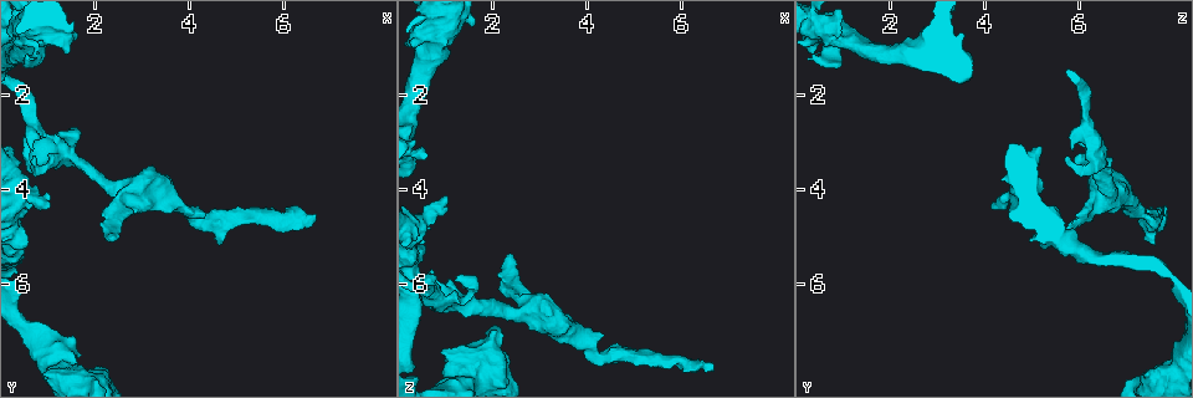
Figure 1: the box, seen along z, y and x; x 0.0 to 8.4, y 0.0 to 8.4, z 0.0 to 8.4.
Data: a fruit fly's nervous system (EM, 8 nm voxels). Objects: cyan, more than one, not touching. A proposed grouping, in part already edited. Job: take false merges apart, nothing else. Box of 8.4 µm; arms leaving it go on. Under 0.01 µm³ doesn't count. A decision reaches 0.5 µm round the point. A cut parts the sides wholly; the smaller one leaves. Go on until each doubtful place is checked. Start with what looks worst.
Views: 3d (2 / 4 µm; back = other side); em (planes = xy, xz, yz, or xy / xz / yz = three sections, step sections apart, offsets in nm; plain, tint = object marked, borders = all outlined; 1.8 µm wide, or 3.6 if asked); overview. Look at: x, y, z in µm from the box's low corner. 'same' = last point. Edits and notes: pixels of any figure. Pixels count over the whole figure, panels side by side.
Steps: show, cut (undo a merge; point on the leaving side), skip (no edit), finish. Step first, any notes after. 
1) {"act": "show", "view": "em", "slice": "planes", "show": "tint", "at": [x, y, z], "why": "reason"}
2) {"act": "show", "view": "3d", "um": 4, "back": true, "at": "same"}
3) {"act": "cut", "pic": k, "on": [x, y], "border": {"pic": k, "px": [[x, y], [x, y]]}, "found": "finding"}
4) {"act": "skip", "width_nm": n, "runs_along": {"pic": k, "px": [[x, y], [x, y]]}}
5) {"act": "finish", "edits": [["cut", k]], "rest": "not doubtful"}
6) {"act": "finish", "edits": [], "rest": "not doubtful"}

{"act": "show", "view": "3d", "um": 4, "back": true, "at": [0.85, 0.90, 0.75]}

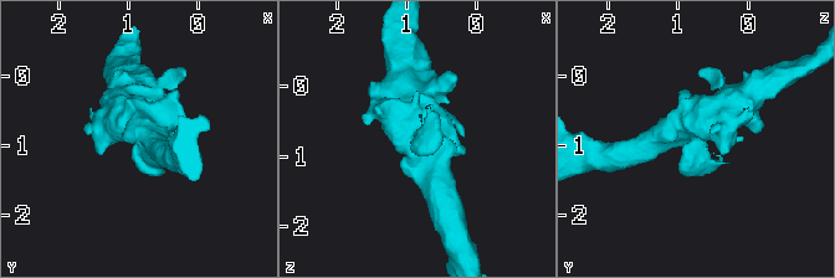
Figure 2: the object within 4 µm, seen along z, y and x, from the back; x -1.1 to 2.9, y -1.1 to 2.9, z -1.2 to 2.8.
{"act": "show", "view": "em", "slice": "planes", "show": "tint", "at": [0.85, 0.90, 0.70]}

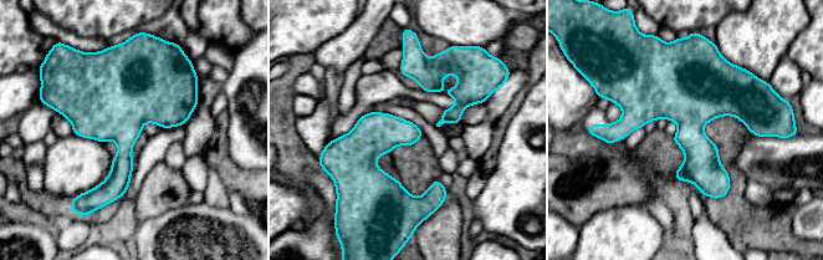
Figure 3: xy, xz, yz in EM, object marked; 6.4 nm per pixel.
{"act": "skip", "found": "all the same neuron"}

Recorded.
{"act": "show", "view": "em", "slice": "planes", "show": "borders", "at": [0.70, 2.75, 6.20], "why": "arms part here"}

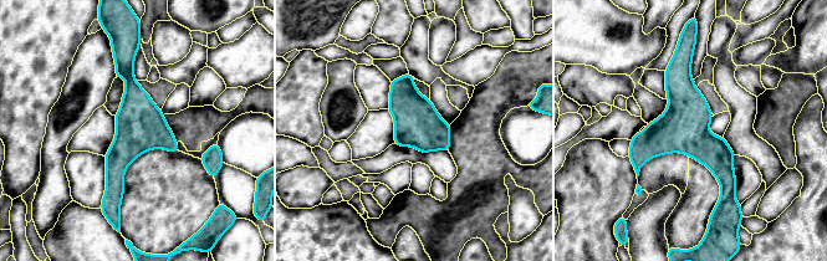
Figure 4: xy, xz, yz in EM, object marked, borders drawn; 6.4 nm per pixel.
{"act": "skip", "runs_along": {"pic": 4, "px": [[129, 56], [117, 203]]}, "found": "continuous, no second neuron"}

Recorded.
{"act": "show", "view": "3d", "um": 4, "at": [1.60, 3.45, 6.55], "why": "sudden change in width"}

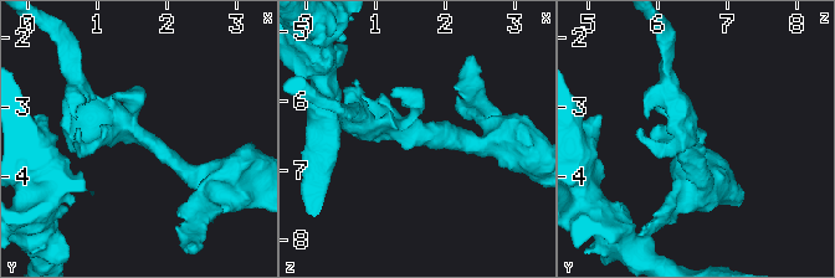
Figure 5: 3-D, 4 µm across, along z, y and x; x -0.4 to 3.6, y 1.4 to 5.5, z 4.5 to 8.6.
{"act": "show", "view": "em", "slice": "planes", "show": "plain", "at": [1.65, 3.45, 6.55]}

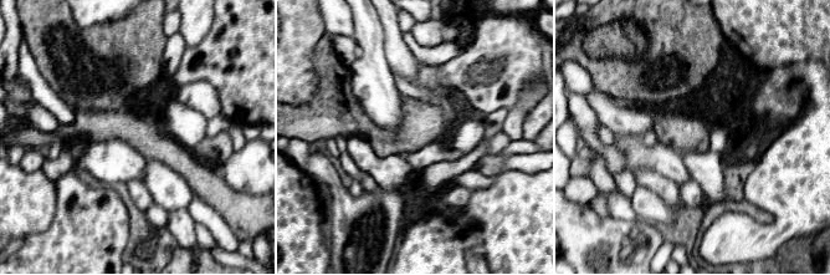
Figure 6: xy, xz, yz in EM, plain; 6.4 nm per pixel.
{"act": "show", "view": "em", "slice": "planes", "show": "tint", "at": "same"}

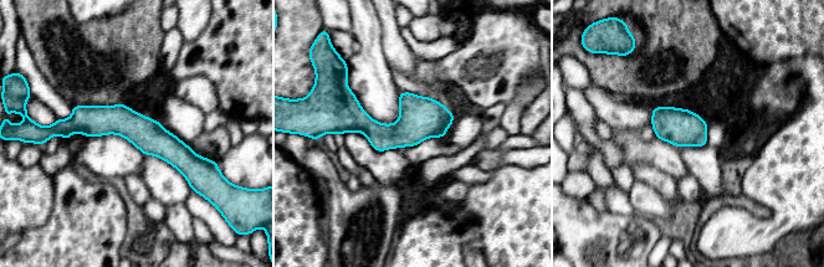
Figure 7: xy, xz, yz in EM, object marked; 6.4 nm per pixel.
{"act": "skip", "runs_along": {"pic": 7, "px": [[60, 124], [128, 123], [201, 162]]}, "found": "continuous, no second neuron"}

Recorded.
{"act": "finish", "edits": [], "rest": "not doubtful"}

